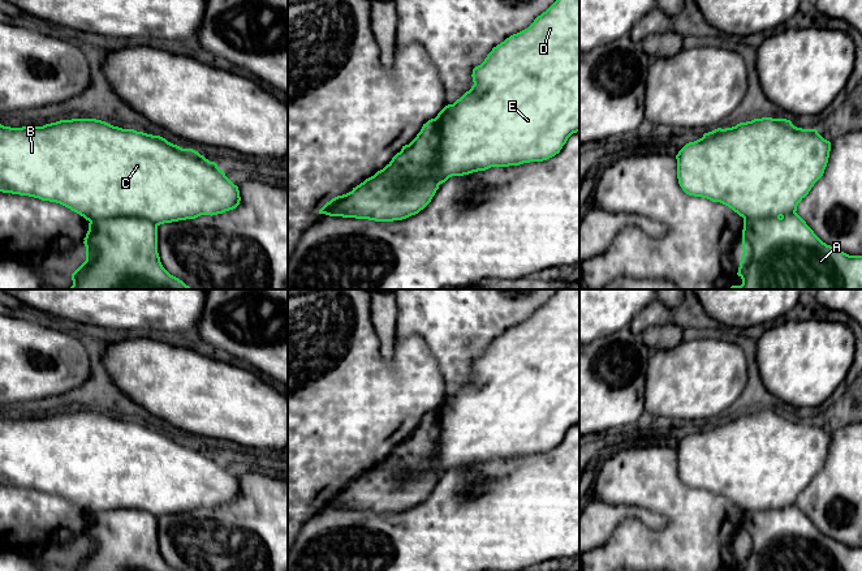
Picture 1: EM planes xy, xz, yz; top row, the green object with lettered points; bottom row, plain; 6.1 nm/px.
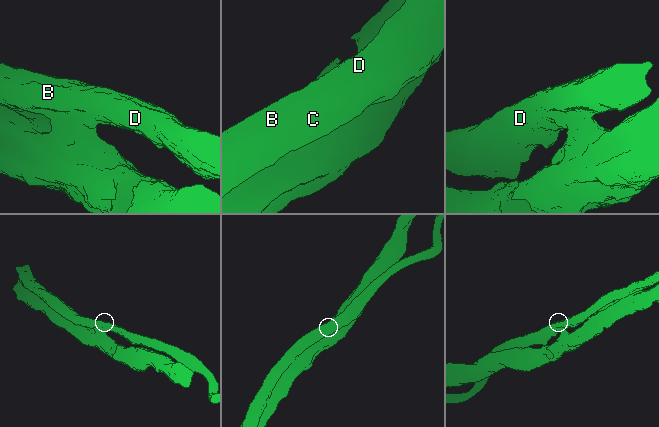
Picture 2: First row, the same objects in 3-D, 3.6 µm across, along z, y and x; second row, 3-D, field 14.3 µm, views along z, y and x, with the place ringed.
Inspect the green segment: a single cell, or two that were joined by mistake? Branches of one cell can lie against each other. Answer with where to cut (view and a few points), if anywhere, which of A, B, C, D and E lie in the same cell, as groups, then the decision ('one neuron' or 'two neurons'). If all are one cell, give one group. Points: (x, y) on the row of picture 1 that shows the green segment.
cut xy (90, 220), (147, 218), (156, 226); groups A / B C D E; two neurons

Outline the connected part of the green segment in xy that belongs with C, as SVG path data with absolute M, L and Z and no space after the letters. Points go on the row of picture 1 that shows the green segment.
M96 119L22 128L0 124L0 192L60 203L89 222L141 218L156 226L223 214L241 201L238 186L198 151Z

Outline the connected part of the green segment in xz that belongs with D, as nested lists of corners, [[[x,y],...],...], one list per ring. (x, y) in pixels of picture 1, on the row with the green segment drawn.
[[[556,0],[546,12],[538,16],[525,30],[510,35],[492,48],[484,61],[473,69],[474,85],[453,104],[445,106],[435,117],[440,132],[440,158],[438,160],[439,185],[452,176],[464,176],[491,167],[520,166],[530,162],[543,162],[560,153],[568,138],[579,132],[579,0]]]

